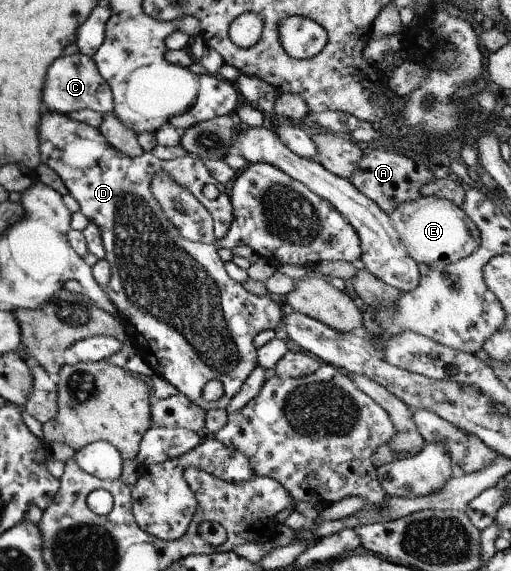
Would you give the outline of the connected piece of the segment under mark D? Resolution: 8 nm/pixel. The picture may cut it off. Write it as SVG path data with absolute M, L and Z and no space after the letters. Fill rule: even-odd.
M42 109L37 133L40 163L50 167L60 177L68 194L77 201L78 211L99 230L105 250L104 258L110 265L110 278L103 291L114 305L119 321L125 328L126 339L133 345L135 353L149 365L153 374L168 381L191 403L205 411L213 408L225 410L229 400L241 389L257 364L253 338L259 332L275 329L282 322L286 309L268 295L252 294L239 282L229 278L213 244L199 244L182 238L166 218L157 200L153 199L150 181L155 174L165 174L178 186L187 189L211 215L217 239L225 235L233 221L225 187L217 184L201 160L196 161L189 156L160 160L151 152L130 158L109 145L98 128L72 120L67 114ZM207 183L217 185L217 199L207 200L203 197L201 189ZM213 379L221 382L223 393L217 400L209 401L203 397L203 390Z

